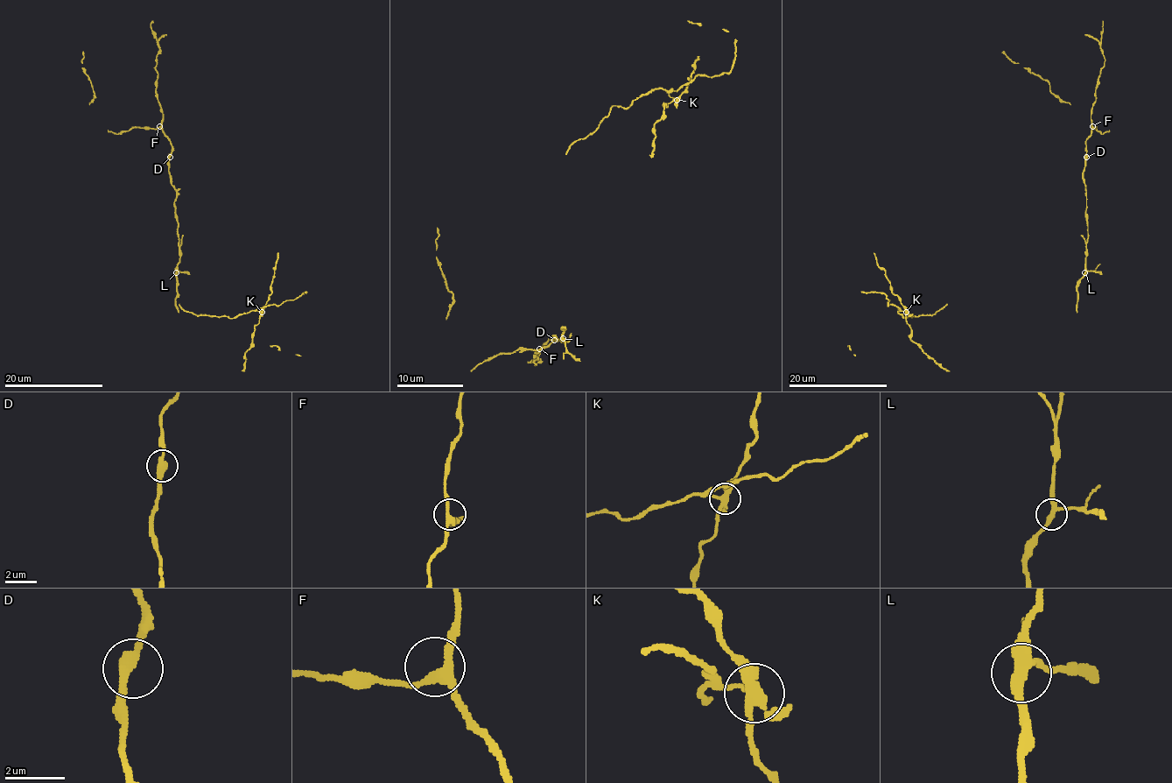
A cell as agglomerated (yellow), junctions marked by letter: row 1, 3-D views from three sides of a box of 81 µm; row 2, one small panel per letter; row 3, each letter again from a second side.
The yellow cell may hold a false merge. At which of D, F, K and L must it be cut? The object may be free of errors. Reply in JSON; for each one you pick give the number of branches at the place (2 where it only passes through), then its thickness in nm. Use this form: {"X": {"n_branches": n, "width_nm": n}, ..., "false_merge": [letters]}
{"K": {"n_branches": 4, "width_nm": 320}, "false_merge": ["K"]}

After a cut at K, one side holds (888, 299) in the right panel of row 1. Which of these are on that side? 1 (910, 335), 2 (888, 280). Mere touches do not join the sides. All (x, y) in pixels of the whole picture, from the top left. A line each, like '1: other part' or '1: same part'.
1: other part
2: other part

